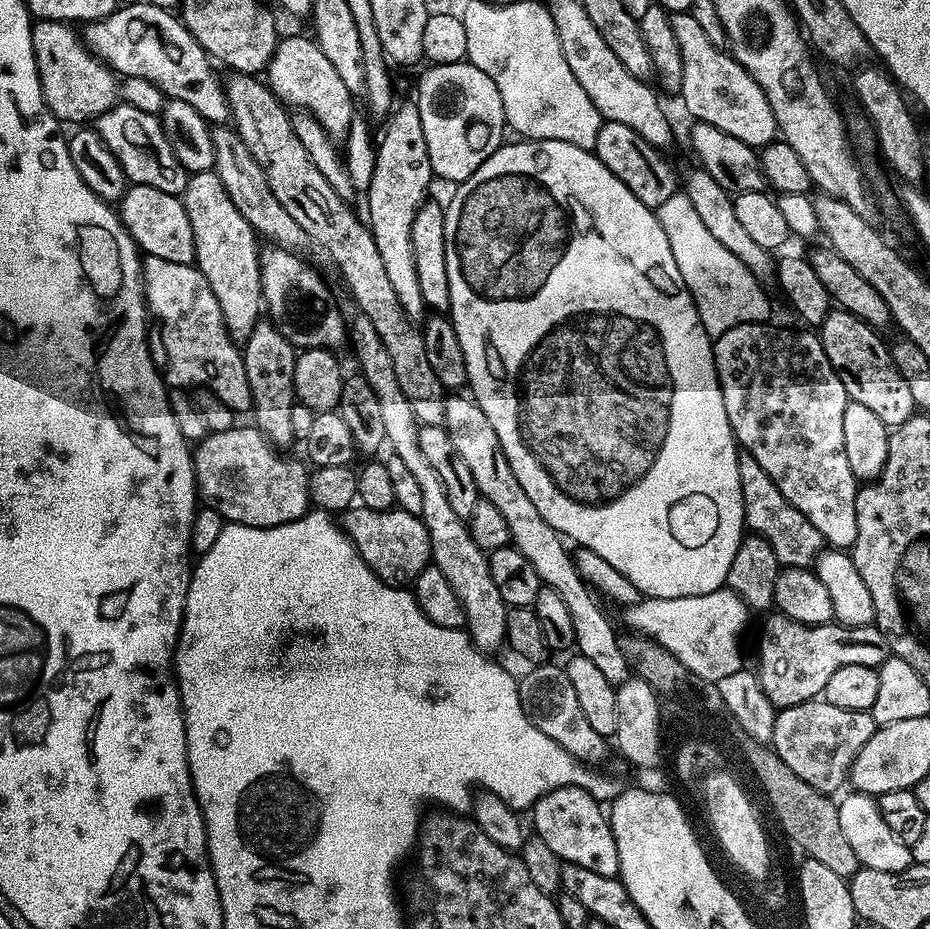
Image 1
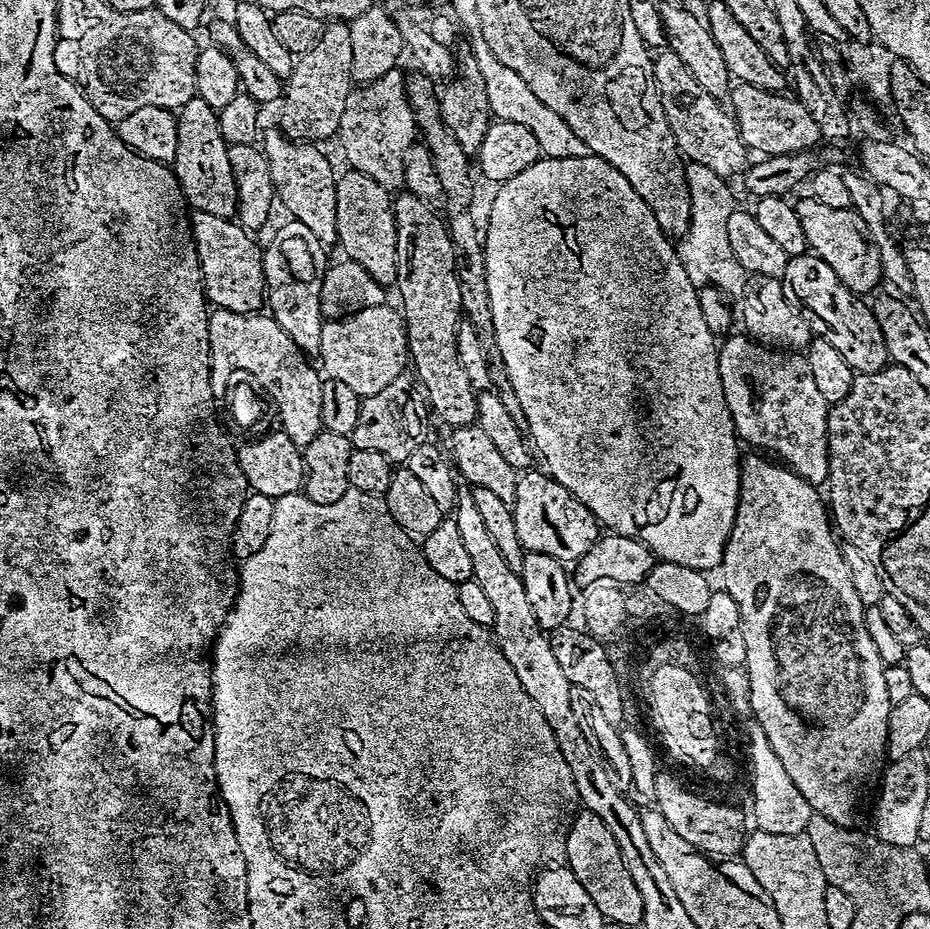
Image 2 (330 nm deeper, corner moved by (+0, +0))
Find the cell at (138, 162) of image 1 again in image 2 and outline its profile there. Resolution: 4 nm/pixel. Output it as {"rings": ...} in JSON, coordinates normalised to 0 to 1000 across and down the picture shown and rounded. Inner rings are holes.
{"rings":[[[209,102],[191,118],[191,161],[183,178],[189,194],[198,206],[198,214],[210,227],[234,230],[244,237],[254,231],[254,197],[252,183],[247,183],[245,154],[239,149],[234,136],[233,117],[215,103]]]}

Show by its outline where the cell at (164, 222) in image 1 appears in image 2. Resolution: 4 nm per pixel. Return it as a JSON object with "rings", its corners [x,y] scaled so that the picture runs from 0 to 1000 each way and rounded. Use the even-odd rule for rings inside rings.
{"rings":[[[208,227],[204,233],[206,259],[215,283],[215,302],[219,306],[219,316],[225,328],[252,334],[256,338],[275,338],[285,330],[284,272],[281,264],[270,258],[268,247],[258,244],[253,236],[240,237],[234,230]]]}

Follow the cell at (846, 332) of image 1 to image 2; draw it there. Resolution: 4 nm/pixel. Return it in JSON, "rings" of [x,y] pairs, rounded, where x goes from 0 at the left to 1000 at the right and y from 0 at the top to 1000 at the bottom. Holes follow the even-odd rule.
{"rings":[[[872,273],[849,276],[843,296],[838,300],[845,321],[862,333],[874,363],[892,368],[892,372],[897,372],[897,377],[910,385],[917,402],[940,403],[955,395],[957,389],[953,368],[937,330],[932,326],[928,327],[925,324],[928,322],[910,309],[901,295],[897,295],[897,291],[884,282],[884,278]]]}

